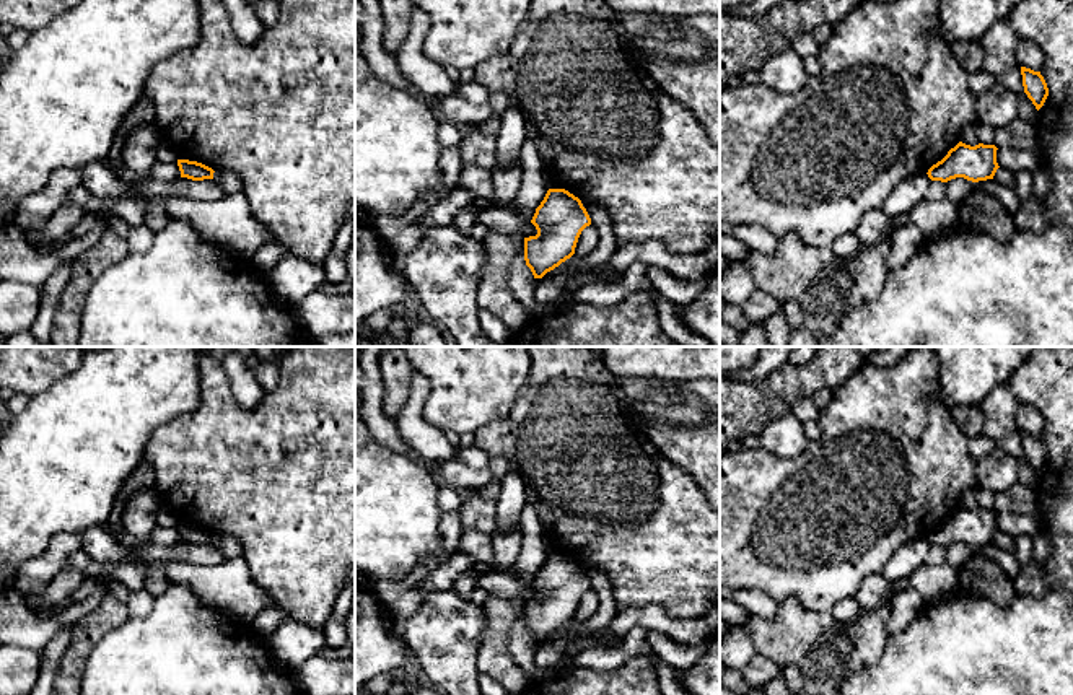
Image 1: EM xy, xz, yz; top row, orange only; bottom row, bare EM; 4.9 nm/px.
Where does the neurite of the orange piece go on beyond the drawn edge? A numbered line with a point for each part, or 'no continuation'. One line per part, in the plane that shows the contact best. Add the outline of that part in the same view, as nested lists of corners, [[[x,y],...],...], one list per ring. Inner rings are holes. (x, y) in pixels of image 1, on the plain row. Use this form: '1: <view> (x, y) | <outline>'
no continuation

